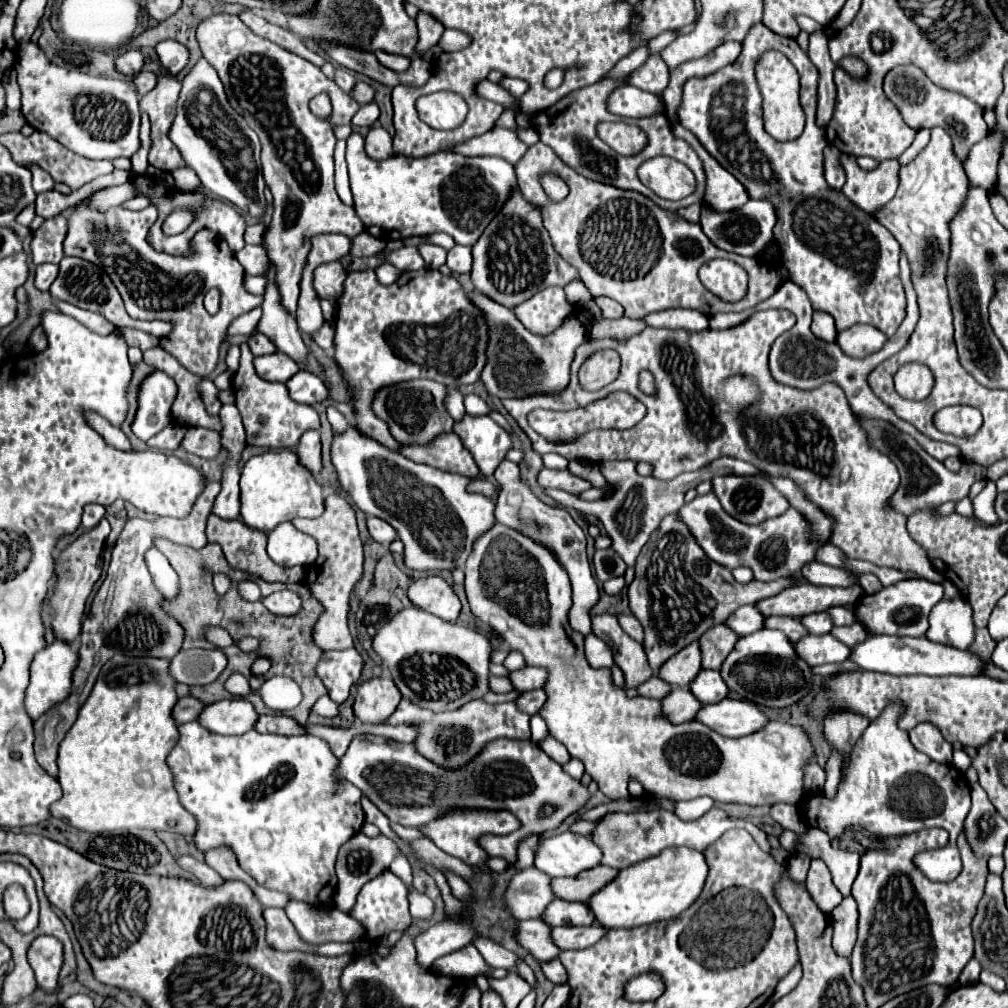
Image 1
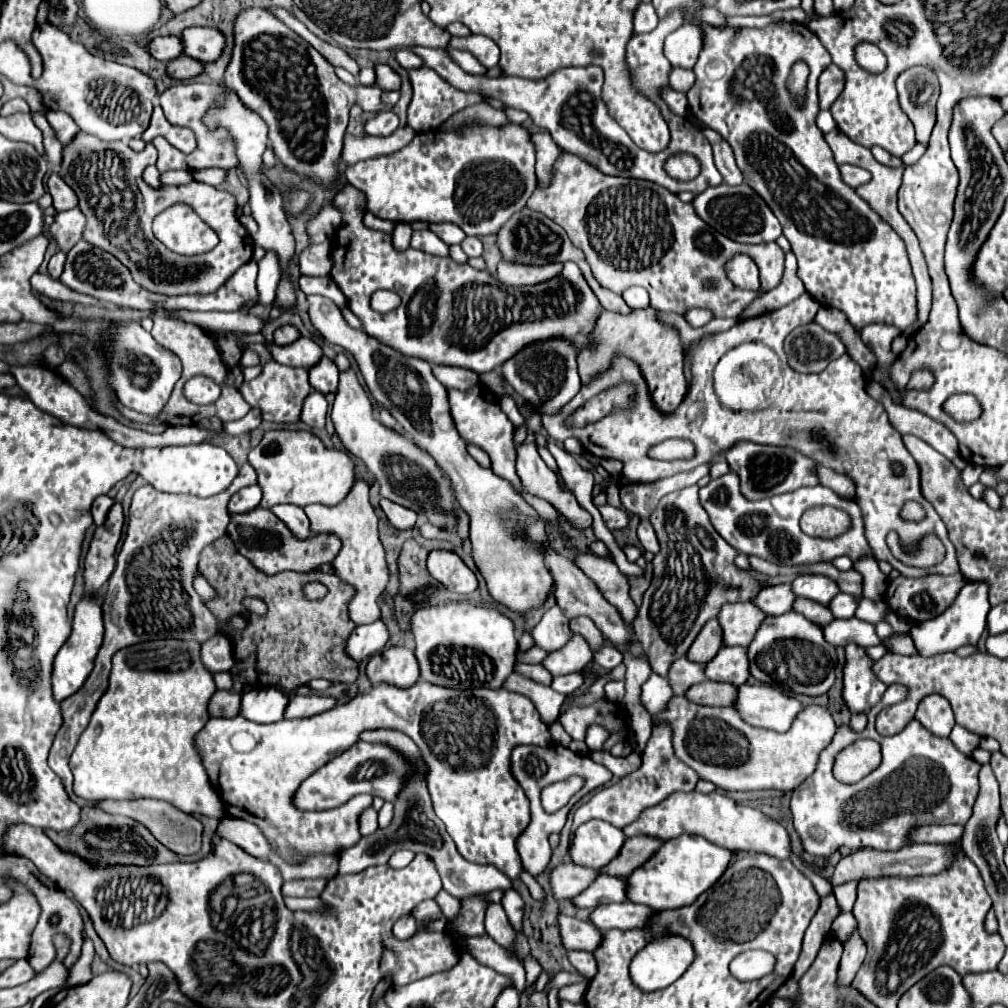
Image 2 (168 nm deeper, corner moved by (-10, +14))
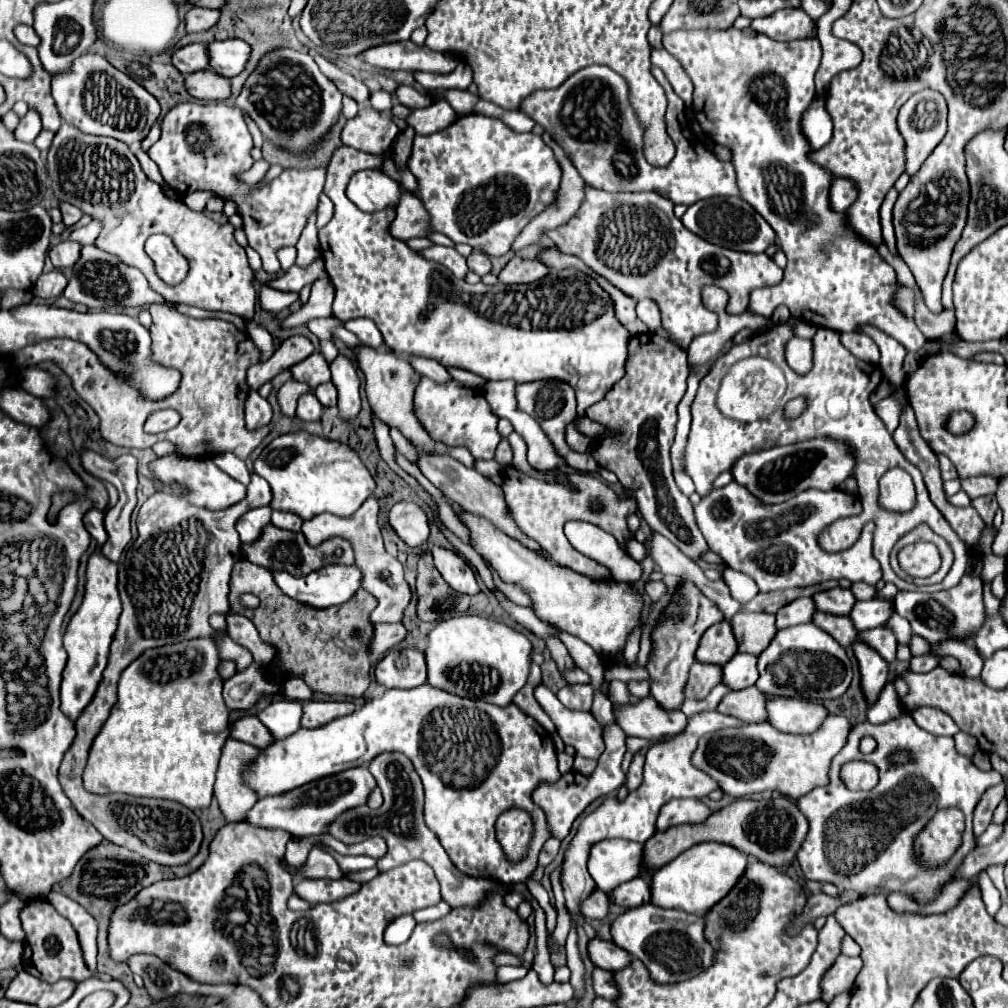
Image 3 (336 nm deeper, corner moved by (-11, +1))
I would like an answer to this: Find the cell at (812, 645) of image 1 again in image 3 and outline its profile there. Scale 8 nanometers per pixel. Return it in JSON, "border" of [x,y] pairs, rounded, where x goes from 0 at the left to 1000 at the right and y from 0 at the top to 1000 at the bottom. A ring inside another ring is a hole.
{"border":[[[870,622],[864,626],[856,626],[852,630],[852,634],[860,634],[860,638],[864,638],[864,642],[868,642],[868,646],[872,646],[872,650],[876,650],[882,658],[888,656],[888,648],[890,648],[890,634],[888,628],[882,622]]]}

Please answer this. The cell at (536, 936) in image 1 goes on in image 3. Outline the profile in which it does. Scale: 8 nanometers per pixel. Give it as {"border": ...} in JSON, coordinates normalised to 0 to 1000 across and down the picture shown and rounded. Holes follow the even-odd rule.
{"border":[[[594,930],[584,934],[584,949],[594,961],[602,961],[608,965],[624,959],[628,953],[628,949],[622,943],[618,943],[614,938],[598,934]]]}

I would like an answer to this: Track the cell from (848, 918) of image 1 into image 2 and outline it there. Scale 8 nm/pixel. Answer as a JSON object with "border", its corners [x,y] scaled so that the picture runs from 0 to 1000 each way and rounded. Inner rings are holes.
{"border":[[[851,921],[843,927],[843,931],[837,935],[837,946],[833,954],[831,970],[835,976],[843,976],[847,972],[847,966],[851,964],[851,958],[855,958],[859,948],[859,937],[851,925]]]}

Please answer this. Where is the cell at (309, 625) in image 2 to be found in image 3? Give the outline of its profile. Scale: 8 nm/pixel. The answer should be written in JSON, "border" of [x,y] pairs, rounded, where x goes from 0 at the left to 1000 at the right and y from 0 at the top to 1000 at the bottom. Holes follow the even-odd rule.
{"border":[[[237,557],[231,563],[229,572],[229,604],[247,612],[259,634],[269,638],[279,650],[279,662],[275,666],[263,662],[269,676],[279,678],[279,674],[287,670],[299,670],[309,686],[322,689],[344,689],[344,691],[360,691],[366,682],[366,664],[368,664],[368,634],[370,634],[370,618],[366,616],[366,608],[374,602],[374,594],[356,584],[356,590],[348,594],[348,598],[340,598],[340,602],[324,602],[313,604],[303,598],[295,598],[293,594],[281,590],[269,568],[257,561],[247,557]],[[241,588],[255,590],[259,600],[255,604],[245,604],[237,598]]]}

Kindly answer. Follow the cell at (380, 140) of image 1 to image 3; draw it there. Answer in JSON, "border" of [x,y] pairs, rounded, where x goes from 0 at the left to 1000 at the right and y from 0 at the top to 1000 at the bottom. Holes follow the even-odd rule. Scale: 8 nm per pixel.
{"border":[[[356,108],[356,112],[346,118],[338,130],[340,144],[352,146],[362,152],[384,152],[396,126],[382,112],[372,108]]]}

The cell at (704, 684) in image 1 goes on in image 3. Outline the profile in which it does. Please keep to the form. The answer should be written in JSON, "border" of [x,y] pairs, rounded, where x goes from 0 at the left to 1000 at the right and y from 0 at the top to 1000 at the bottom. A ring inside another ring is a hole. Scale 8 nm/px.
{"border":[[[731,648],[719,662],[717,662],[717,678],[725,684],[739,684],[749,680],[751,668],[751,652],[743,648]]]}

